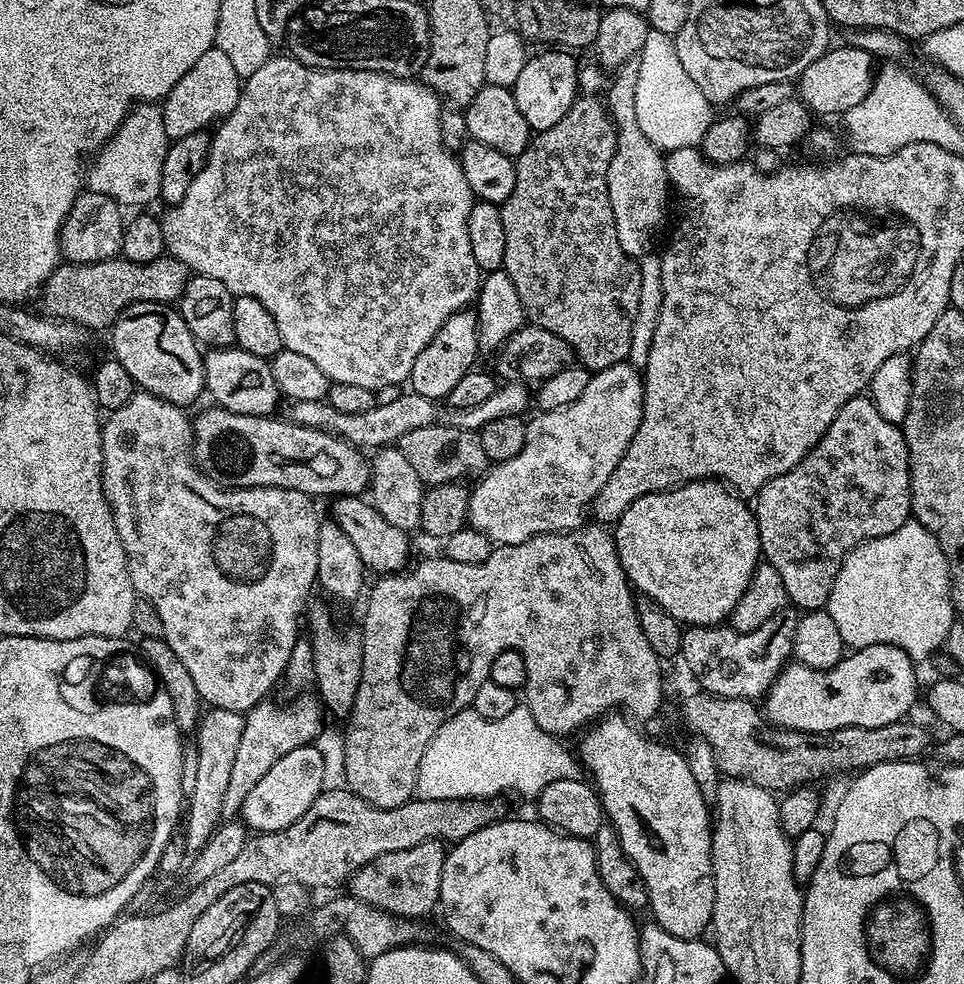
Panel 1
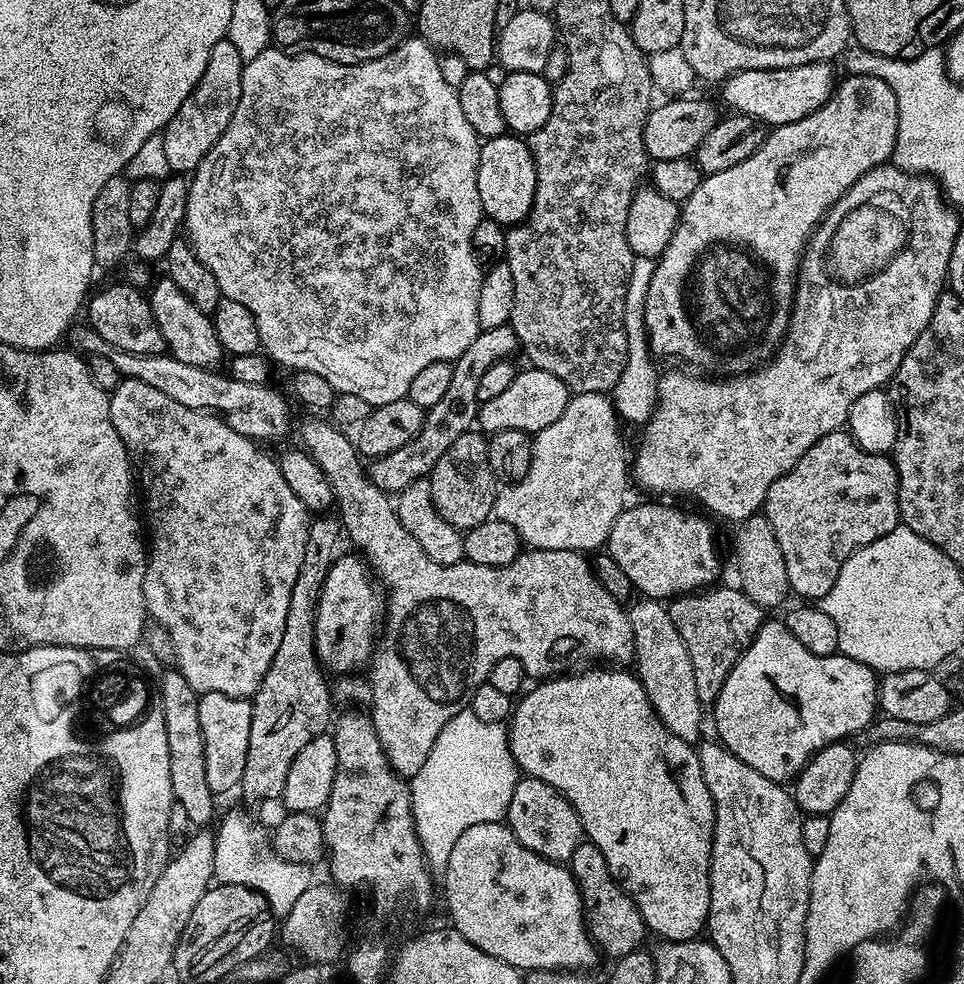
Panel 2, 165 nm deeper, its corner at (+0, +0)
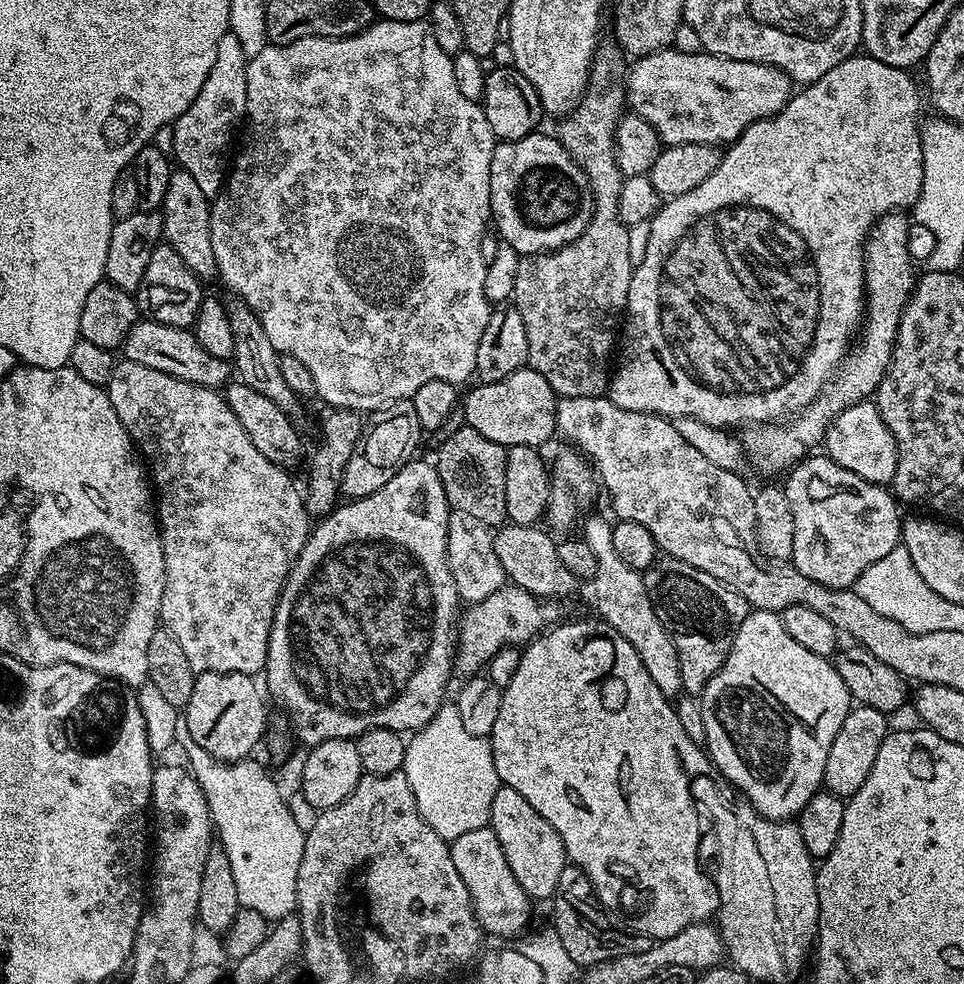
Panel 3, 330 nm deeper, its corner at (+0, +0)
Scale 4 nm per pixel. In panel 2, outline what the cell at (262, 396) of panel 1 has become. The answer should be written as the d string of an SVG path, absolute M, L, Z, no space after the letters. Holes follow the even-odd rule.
M161 278L155 284L156 281L151 285L146 299L154 314L154 322L158 322L158 328L162 330L167 355L178 358L178 362L186 362L186 366L215 369L219 365L216 363L225 359L226 353L216 337L211 315L198 310L194 302L190 302L190 298L186 298L186 294L178 290L173 280Z

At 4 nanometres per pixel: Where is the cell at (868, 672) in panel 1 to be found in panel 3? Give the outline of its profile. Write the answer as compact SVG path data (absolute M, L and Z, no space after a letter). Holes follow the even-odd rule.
M752 610L742 622L742 626L738 626L726 662L722 662L718 674L714 674L714 678L710 678L706 690L698 697L698 703L702 710L702 722L706 722L704 744L714 768L717 768L744 795L741 797L752 805L752 809L758 815L765 816L768 820L788 822L799 817L802 806L806 806L806 802L810 802L812 795L821 791L826 770L826 757L830 755L830 745L834 742L834 734L838 734L838 730L842 730L842 722L846 722L846 714L849 708L853 707L854 701L852 695L846 690L846 682L842 682L835 663L829 657L810 654L810 650L805 650L799 642L794 642L794 638L790 638L790 634L786 634L786 626L780 621L777 613Z

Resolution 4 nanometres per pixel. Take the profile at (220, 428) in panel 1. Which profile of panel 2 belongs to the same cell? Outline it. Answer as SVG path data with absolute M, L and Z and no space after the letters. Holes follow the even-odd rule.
M511 323L493 328L481 328L474 342L470 342L470 346L466 346L466 350L462 350L462 354L452 364L450 386L446 394L442 394L442 402L434 402L434 406L425 411L424 424L420 427L420 433L410 438L406 446L398 446L398 450L390 454L375 457L367 465L367 476L374 486L378 486L383 492L389 494L399 494L414 482L431 477L434 466L438 466L438 458L442 458L442 454L446 454L446 450L450 450L450 446L454 446L454 442L462 438L462 434L477 423L476 395L478 382L482 382L482 374L486 374L486 370L490 370L494 362L515 357L519 347L520 343Z

